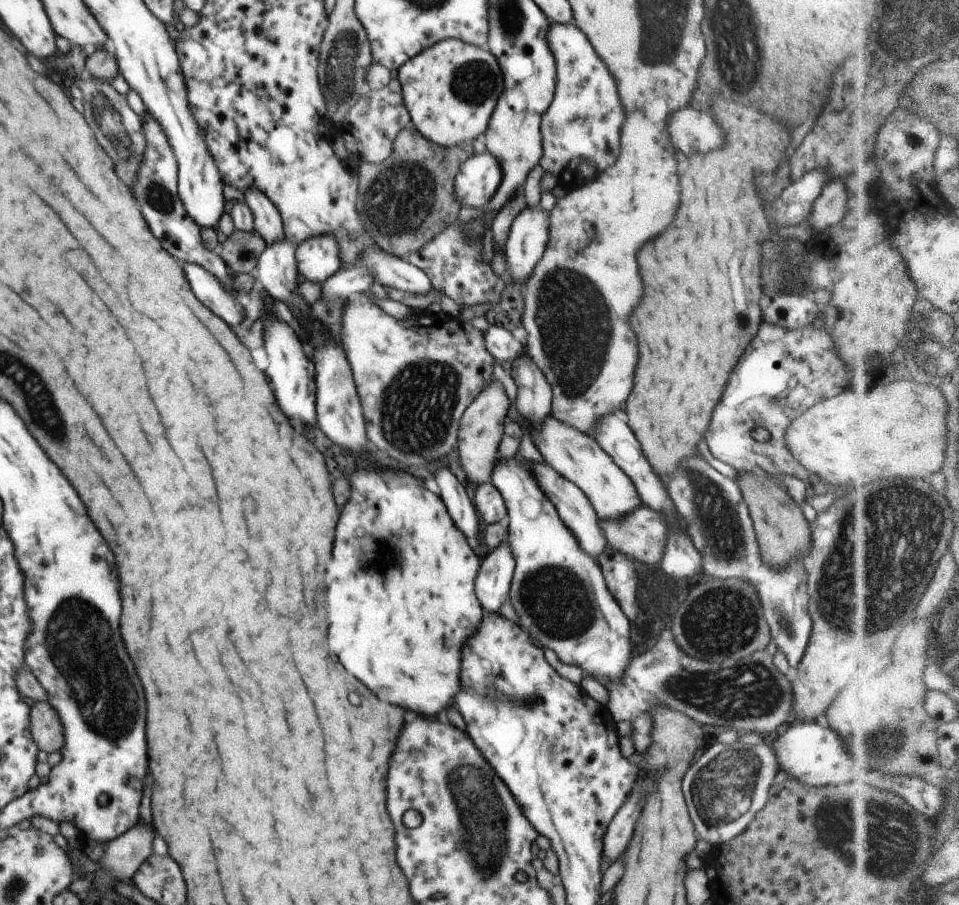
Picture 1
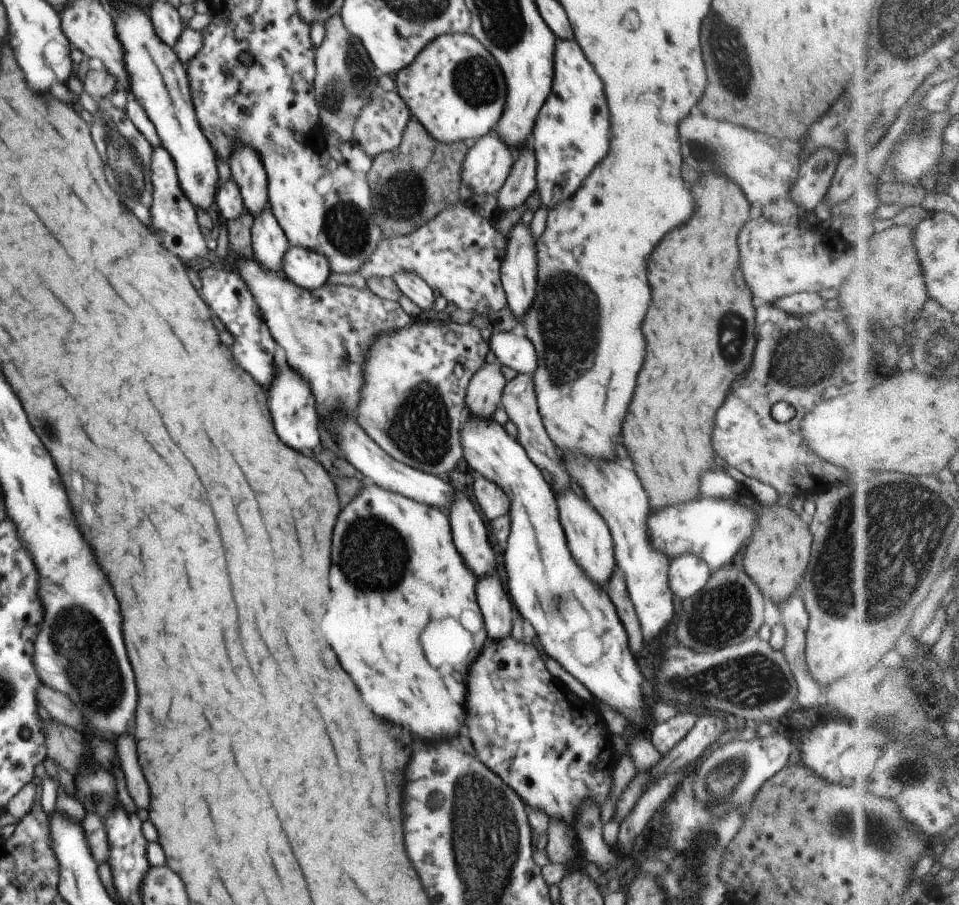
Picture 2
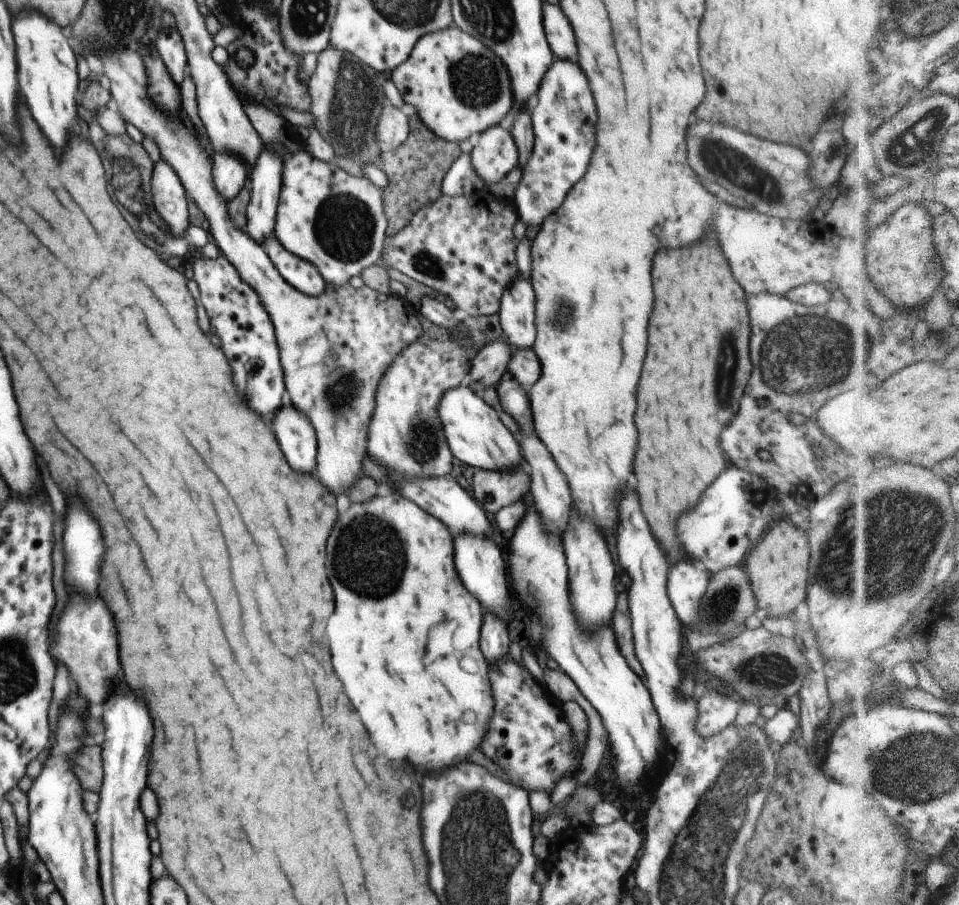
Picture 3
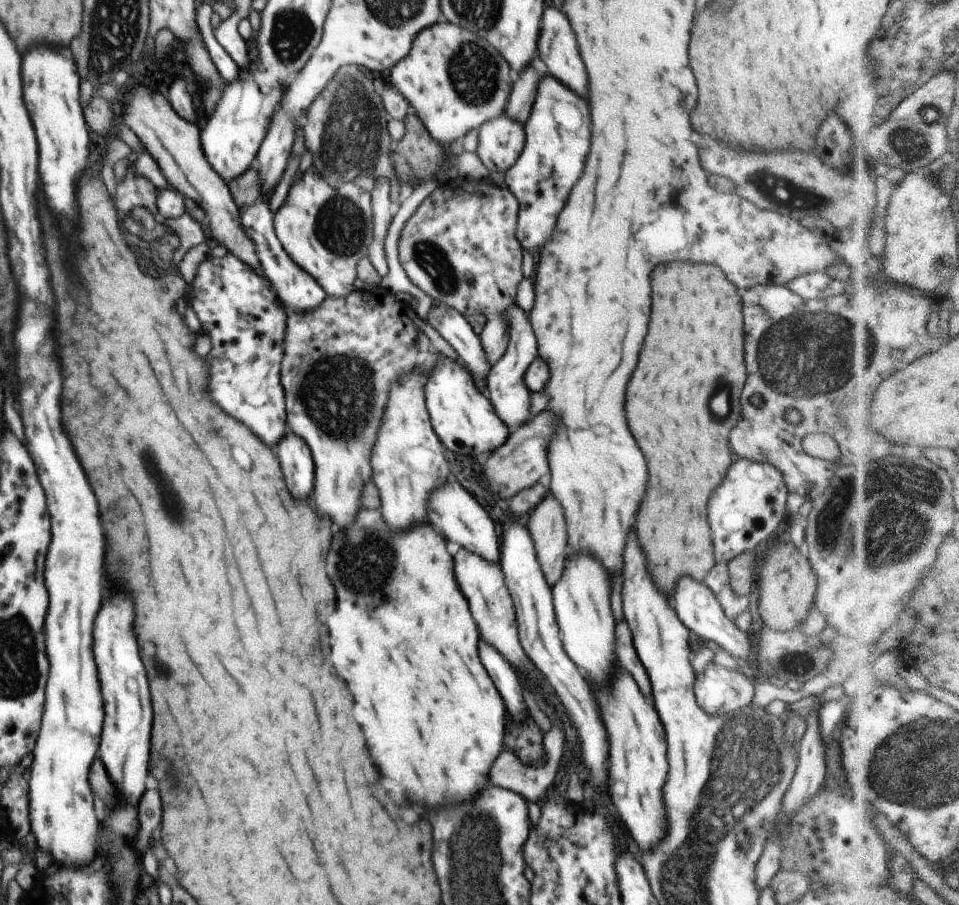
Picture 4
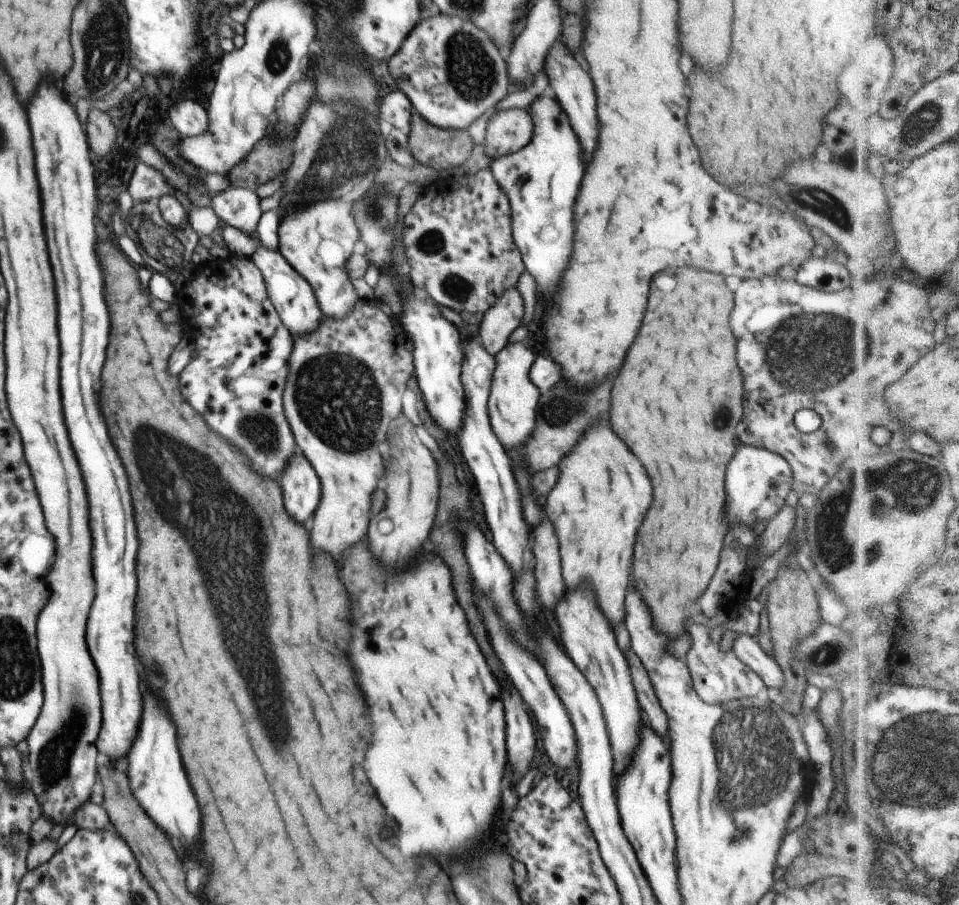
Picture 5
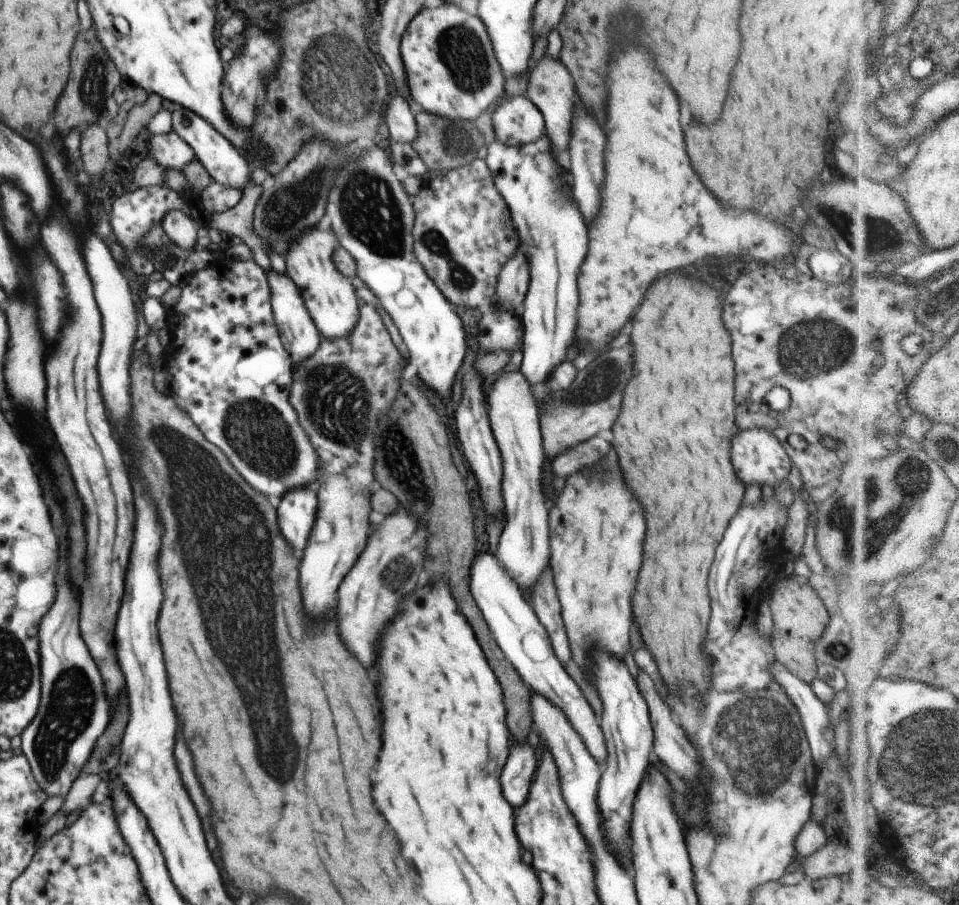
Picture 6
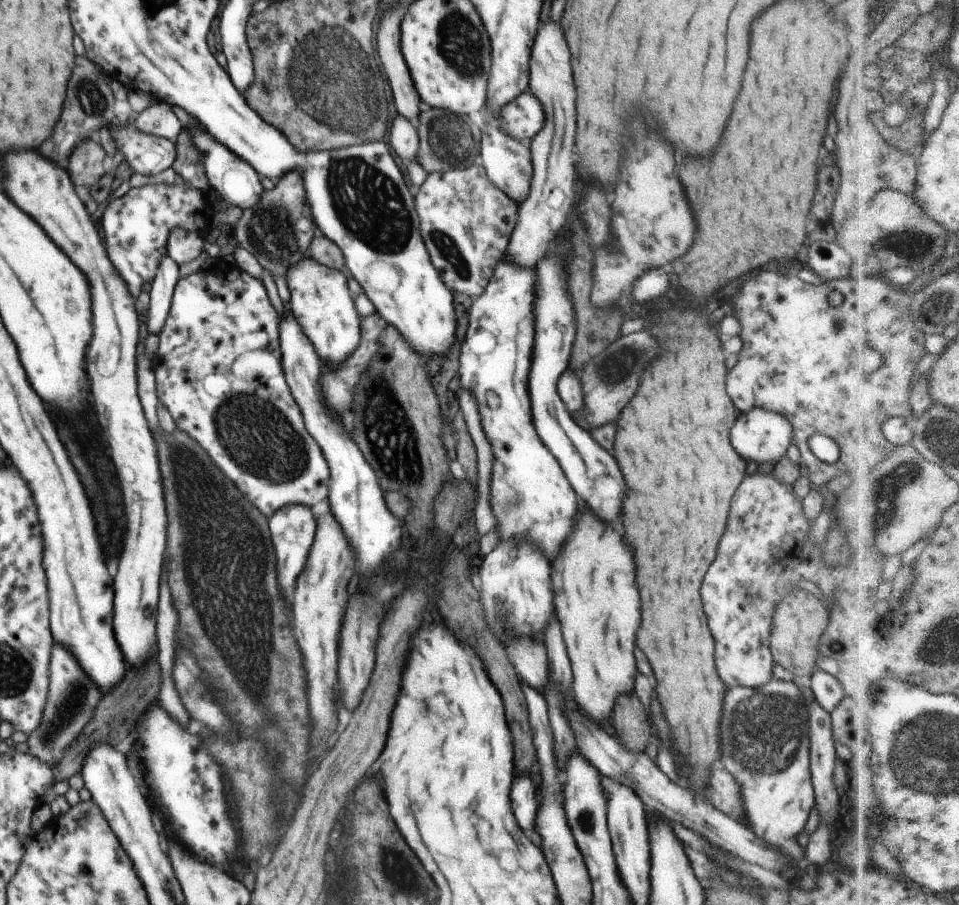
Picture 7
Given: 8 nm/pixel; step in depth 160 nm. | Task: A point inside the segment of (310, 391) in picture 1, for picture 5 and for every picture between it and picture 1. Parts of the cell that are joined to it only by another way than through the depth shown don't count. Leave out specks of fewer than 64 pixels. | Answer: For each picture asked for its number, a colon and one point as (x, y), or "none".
2: (292, 404)
3: (296, 437)
4: (296, 460)
5: (301, 487)

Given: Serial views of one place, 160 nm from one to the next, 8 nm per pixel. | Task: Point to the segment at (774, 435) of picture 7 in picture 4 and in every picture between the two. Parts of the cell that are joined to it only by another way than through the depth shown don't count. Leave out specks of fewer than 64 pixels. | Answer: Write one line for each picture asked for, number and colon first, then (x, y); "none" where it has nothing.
4: (746, 509)
5: (757, 482)
6: (759, 458)

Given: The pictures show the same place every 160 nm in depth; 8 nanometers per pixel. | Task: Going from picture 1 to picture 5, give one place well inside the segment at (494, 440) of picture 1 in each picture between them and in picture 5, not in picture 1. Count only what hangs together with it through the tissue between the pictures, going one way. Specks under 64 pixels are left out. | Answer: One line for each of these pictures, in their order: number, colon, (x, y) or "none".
2: (484, 392)
3: (488, 367)
4: (494, 337)
5: (501, 319)

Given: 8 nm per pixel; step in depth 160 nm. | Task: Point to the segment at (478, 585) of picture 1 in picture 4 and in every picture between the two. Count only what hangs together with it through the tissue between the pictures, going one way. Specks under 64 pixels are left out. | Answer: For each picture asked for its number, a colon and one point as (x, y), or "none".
2: (494, 602)
3: (494, 640)
4: (508, 681)

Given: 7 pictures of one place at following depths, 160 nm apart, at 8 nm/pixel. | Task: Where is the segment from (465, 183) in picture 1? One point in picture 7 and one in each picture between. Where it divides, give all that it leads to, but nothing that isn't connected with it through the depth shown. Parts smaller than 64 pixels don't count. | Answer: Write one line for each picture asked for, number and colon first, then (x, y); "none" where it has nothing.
2: (488, 163)
3: (496, 154)
4: (500, 141)
5: (508, 131)
6: (517, 121)
7: (522, 119)

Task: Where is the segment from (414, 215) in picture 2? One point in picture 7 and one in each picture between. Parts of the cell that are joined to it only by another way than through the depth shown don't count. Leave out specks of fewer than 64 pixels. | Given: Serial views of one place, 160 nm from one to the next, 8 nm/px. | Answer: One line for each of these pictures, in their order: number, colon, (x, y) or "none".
3: (414, 170)
4: (417, 156)
5: (441, 149)
6: (442, 143)
7: (446, 141)

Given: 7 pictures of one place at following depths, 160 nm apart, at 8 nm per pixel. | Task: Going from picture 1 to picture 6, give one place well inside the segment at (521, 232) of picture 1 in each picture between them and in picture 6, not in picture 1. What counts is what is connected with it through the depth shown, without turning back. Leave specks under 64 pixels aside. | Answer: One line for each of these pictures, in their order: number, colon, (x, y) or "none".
2: (519, 266)
3: (517, 310)
4: (510, 396)
5: (512, 402)
6: (523, 550)

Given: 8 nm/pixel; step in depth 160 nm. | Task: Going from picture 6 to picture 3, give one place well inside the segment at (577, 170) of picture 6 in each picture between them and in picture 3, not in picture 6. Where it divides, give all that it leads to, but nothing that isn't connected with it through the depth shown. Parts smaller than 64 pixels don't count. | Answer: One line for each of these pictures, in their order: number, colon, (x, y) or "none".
3: (559, 33)
4: (558, 48)
5: (570, 84)

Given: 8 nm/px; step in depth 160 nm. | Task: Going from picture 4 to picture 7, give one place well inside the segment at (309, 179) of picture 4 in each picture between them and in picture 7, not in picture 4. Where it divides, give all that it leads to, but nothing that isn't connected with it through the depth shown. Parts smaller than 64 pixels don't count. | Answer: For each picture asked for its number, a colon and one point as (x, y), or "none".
5: (318, 239)
6: (330, 298)
7: (320, 300)

